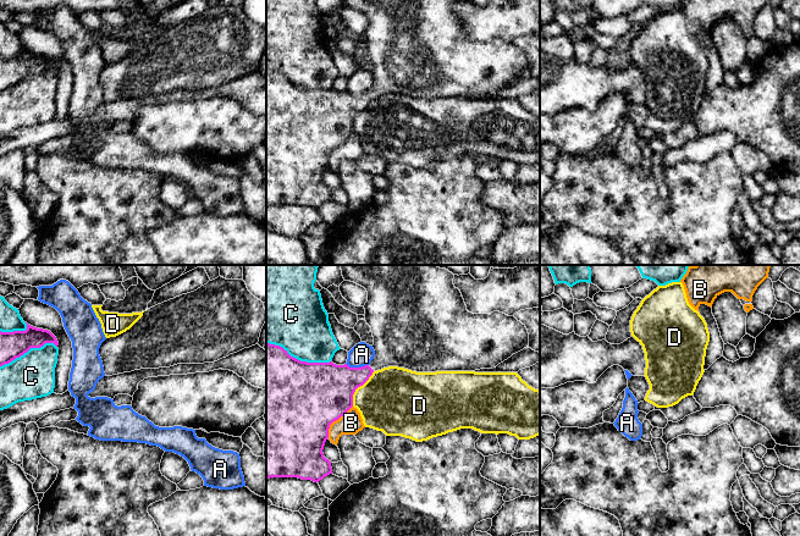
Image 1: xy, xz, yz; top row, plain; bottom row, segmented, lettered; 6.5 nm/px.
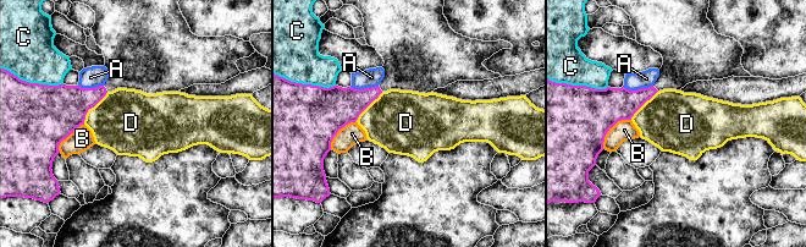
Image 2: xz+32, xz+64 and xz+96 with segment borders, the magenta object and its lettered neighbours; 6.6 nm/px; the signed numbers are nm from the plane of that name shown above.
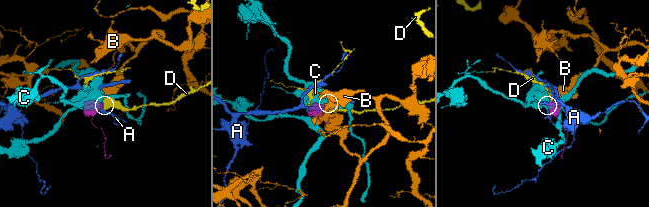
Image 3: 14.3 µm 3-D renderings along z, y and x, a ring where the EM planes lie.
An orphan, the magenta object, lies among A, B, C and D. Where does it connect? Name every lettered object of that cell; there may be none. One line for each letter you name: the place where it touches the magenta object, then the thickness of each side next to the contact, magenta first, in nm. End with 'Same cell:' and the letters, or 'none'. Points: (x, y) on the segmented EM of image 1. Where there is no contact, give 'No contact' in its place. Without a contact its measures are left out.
Same cell: none

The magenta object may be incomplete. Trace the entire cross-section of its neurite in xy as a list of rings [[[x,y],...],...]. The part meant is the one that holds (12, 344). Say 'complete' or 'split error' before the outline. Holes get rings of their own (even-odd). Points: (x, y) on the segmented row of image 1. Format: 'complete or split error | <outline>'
complete | [[[28,324],[26,331],[0,331],[0,366],[20,358],[31,348],[40,348],[45,343],[59,346],[56,337],[50,331]]]

